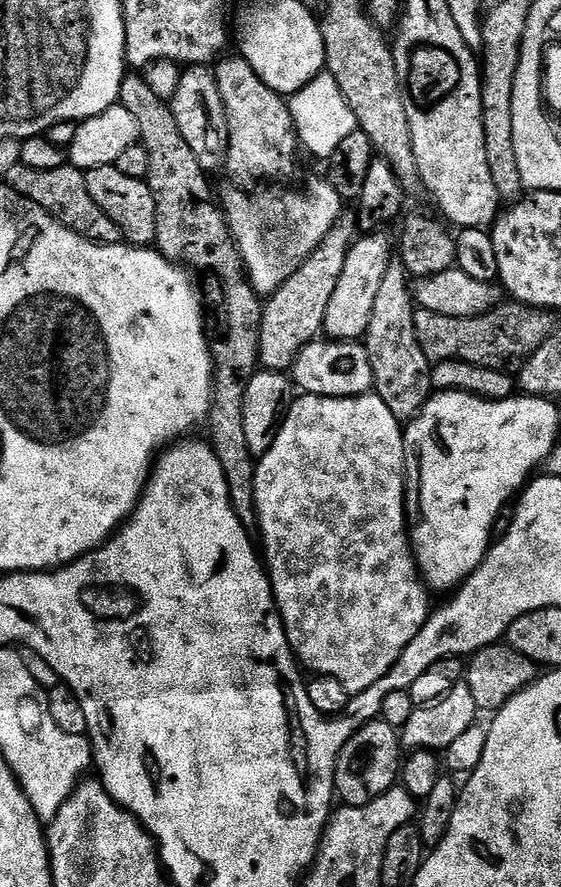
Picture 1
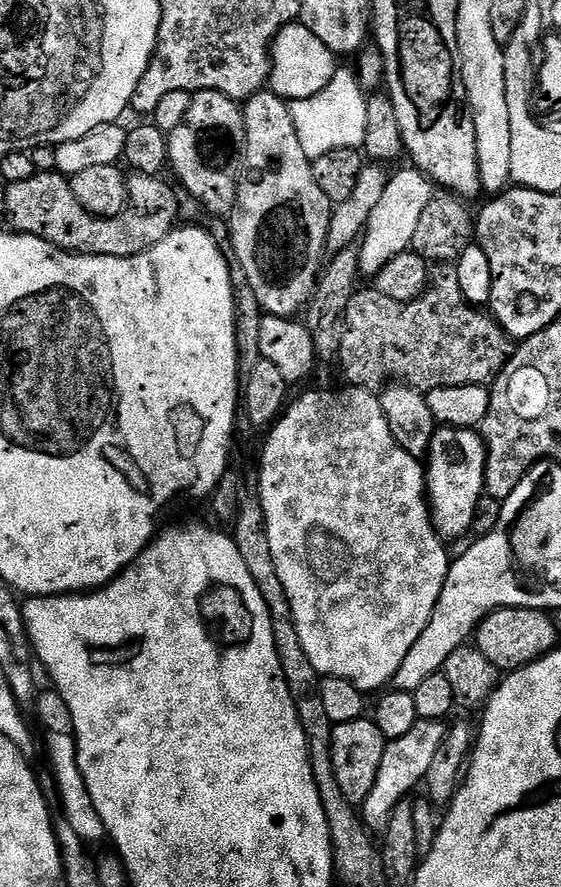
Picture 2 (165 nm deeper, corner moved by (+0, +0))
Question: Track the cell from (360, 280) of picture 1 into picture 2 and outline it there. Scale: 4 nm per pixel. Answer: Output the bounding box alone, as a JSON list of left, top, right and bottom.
[358,166,434,278]

